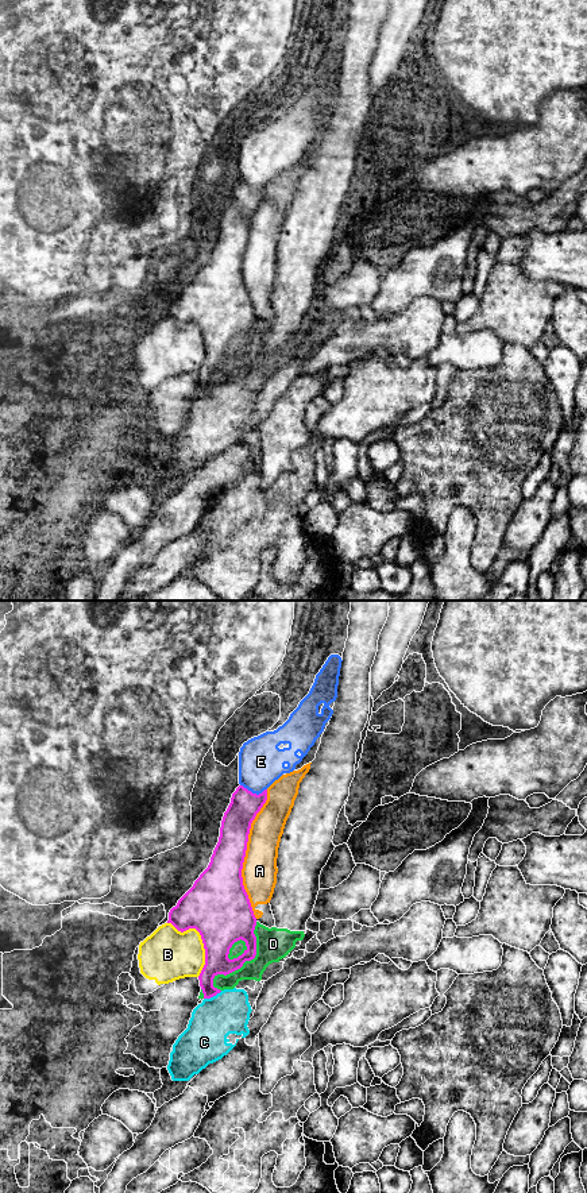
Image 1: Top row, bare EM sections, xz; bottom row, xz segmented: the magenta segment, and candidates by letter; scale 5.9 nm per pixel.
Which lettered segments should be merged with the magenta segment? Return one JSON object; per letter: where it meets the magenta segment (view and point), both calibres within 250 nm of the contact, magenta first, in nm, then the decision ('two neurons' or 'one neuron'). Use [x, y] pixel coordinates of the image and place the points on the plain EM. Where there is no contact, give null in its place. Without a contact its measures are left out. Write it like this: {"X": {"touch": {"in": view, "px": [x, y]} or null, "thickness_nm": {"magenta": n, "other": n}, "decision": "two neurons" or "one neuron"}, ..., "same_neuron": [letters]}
{"A": {"touch": {"in": "xz", "px": [244, 250]}, "thickness_nm": {"magenta": 280, "other": 220}, "decision": "two neurons"}, "B": {"touch": {"in": "xz", "px": [201, 334]}, "thickness_nm": {"magenta": 380, "other": 320}, "decision": "two neurons"}, "C": {"touch": {"in": "xz", "px": [212, 392]}, "thickness_nm": {"magenta": 140, "other": 260}, "decision": "two neurons"}, "D": {"touch": {"in": "xz", "px": [246, 355]}, "thickness_nm": {"magenta": 260, "other": 190}, "decision": "two neurons"}, "E": {"touch": {"in": "xz", "px": [254, 189]}, "thickness_nm": {"magenta": 180, "other": 280}, "decision": "two neurons"}, "same_neuron": []}

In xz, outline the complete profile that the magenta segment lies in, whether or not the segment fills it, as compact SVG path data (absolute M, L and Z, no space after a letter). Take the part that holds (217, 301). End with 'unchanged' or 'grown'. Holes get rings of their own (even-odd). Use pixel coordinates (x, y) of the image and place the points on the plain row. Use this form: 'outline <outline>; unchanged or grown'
outline M239 181L232 189L231 198L224 208L219 238L208 263L194 277L193 282L178 296L169 308L167 318L184 328L196 324L205 344L205 360L198 371L204 394L211 394L221 386L213 382L217 370L229 370L256 351L256 332L254 329L256 313L243 281L242 265L247 246L251 219L267 196L267 185L256 190ZM237 336L244 336L247 344L237 354L229 355L229 344Z; unchanged

